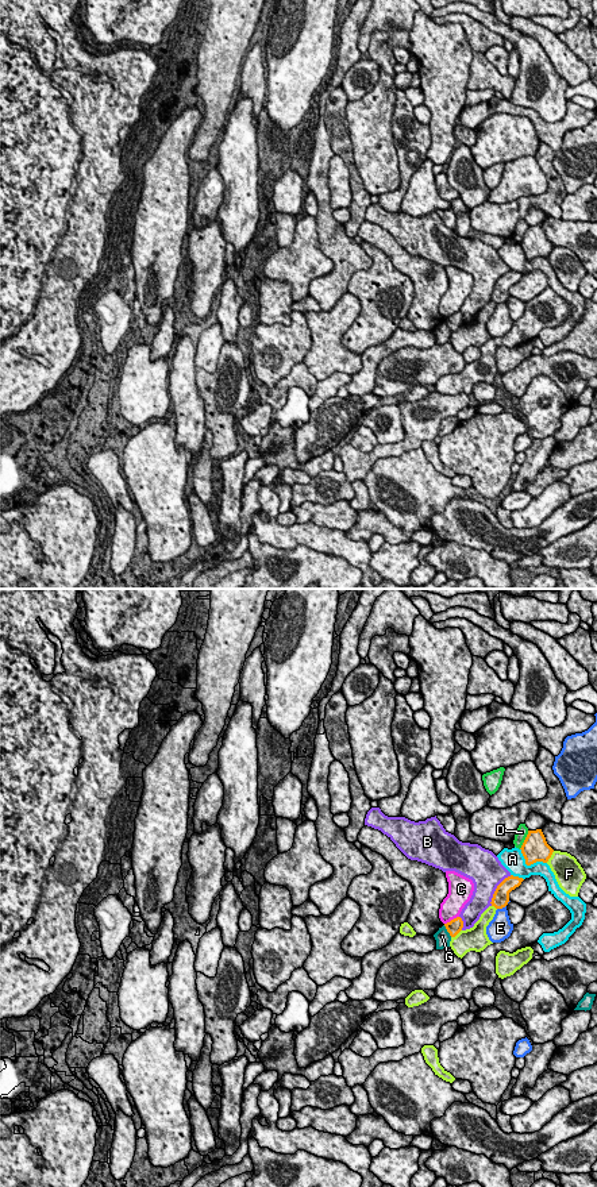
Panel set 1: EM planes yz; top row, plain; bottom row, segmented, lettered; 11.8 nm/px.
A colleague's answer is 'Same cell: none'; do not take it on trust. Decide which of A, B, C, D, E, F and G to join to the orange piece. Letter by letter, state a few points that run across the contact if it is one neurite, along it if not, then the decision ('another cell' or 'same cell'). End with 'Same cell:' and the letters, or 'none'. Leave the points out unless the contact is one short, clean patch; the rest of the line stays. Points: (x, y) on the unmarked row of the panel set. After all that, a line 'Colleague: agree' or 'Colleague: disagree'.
A: another cell
B: another cell
C: another cell
D: another cell
E: another cell
F: another cell
G: line yz (443, 320), (451, 331); another cell
Same cell: none
Colleague: agree

